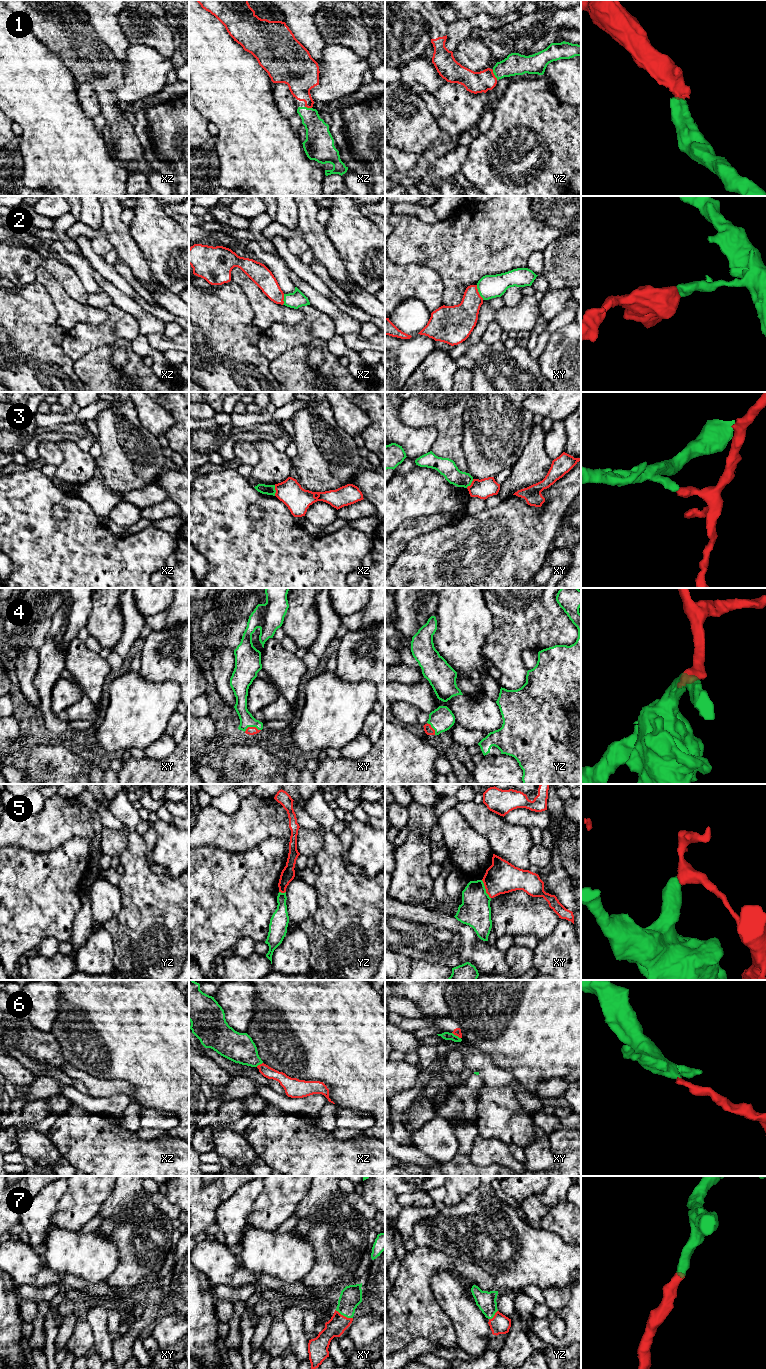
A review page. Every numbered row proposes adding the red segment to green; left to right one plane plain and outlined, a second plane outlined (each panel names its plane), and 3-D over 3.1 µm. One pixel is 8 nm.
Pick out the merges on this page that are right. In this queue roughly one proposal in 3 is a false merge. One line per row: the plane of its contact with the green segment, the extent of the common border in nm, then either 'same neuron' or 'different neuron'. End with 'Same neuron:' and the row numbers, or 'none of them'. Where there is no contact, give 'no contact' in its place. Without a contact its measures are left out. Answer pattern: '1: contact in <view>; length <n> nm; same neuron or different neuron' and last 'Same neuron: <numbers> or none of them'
1: contact in yz; length 90 nm; same neuron
2: contact in xy; length 130 nm; different neuron
3: contact in xz; length 90 nm; different neuron
4: contact in xy; length 140 nm; same neuron
5: contact in xy; length 170 nm; different neuron
6: contact in xy; length 90 nm; different neuron
7: contact in xy; length 160 nm; same neuron
Same neuron: 1, 4, 7

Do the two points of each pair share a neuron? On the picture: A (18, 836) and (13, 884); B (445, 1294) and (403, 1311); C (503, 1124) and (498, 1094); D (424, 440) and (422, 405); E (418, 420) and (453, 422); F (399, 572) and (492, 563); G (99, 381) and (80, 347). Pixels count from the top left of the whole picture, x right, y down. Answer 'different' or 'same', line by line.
A: different
B: different
C: same
D: different
E: same
F: same
G: different

